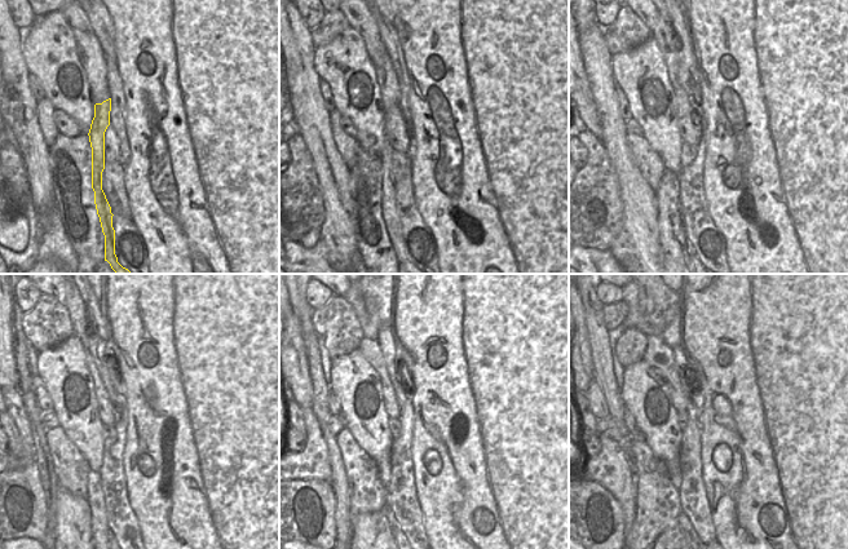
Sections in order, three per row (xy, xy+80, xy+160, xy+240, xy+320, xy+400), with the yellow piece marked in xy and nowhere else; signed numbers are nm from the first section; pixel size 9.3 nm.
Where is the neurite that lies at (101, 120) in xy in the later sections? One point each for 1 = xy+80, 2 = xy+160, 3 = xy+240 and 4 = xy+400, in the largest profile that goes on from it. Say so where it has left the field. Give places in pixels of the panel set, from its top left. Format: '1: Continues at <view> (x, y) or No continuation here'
1: Continues at xy+80 (392, 221)
2: Continues at xy+160 (670, 45)
3: Continues at xy+240 (75, 306)
4: No continuation here.

